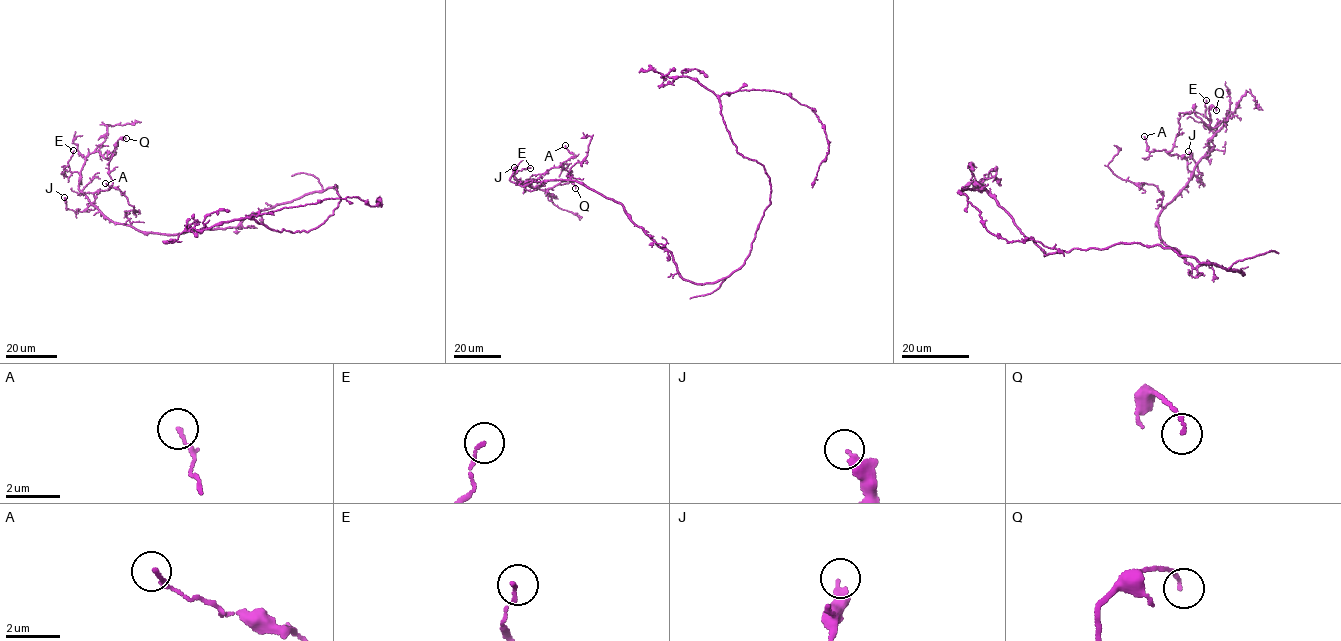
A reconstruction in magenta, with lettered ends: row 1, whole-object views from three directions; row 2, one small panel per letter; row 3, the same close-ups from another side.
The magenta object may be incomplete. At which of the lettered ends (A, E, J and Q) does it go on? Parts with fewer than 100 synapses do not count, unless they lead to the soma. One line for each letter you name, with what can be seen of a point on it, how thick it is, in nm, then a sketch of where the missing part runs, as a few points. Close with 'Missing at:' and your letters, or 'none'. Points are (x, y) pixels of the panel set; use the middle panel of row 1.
Missing at: none

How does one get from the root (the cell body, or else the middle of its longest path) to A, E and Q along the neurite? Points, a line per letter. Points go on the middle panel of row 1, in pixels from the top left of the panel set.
A: (742, 265), (714, 282), (685, 280), (671, 253), (621, 204), (577, 181), (536, 180), (572, 157), (565, 145)
E: (742, 265), (714, 282), (685, 280), (671, 253), (621, 204), (577, 181), (516, 179), (517, 171), (530, 168)
Q: (742, 265), (714, 282), (685, 280), (621, 204), (570, 180), (524, 182), (575, 188)

